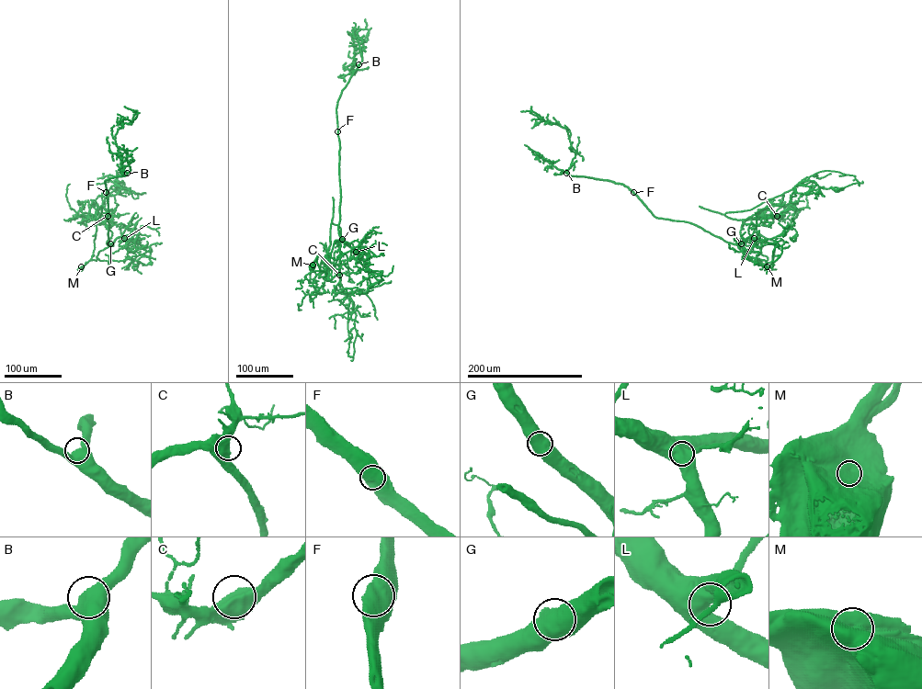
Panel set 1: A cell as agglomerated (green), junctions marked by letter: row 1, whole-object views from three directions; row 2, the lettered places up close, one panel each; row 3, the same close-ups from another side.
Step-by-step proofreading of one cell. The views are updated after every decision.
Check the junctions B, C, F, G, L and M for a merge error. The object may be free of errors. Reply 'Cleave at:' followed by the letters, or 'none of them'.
Cleave at: M

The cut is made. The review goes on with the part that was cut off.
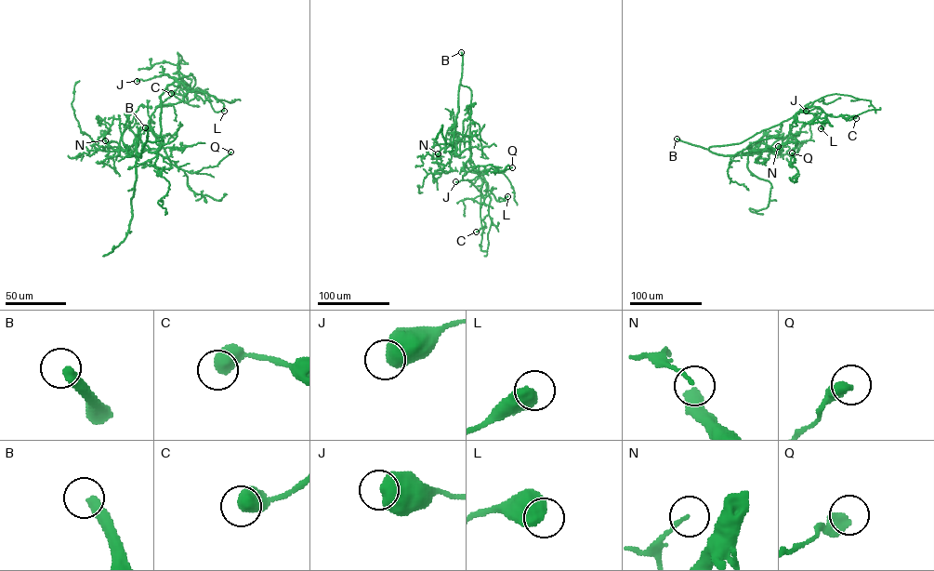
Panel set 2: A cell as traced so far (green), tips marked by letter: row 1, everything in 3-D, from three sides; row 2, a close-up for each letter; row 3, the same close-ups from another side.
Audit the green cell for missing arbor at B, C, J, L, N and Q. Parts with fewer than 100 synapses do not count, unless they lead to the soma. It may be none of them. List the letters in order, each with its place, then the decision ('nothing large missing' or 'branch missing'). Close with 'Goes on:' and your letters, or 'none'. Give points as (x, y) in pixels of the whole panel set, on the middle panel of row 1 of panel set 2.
B: (461, 52) | branch missing
C: (476, 232) | nothing large missing
J: (455, 181) | nothing large missing
L: (507, 196) | nothing large missing
N: (438, 153) | nothing large missing
Q: (512, 167) | nothing large missing
Goes on: B

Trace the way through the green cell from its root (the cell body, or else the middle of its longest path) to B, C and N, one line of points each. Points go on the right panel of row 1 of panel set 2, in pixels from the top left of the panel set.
B: (779, 153), (760, 143), (746, 153), (723, 155), (677, 139)
C: (779, 153), (773, 151), (789, 138), (799, 110), (818, 106), (831, 116), (856, 118)
N: (779, 153), (760, 143), (748, 154), (771, 152), (778, 146)

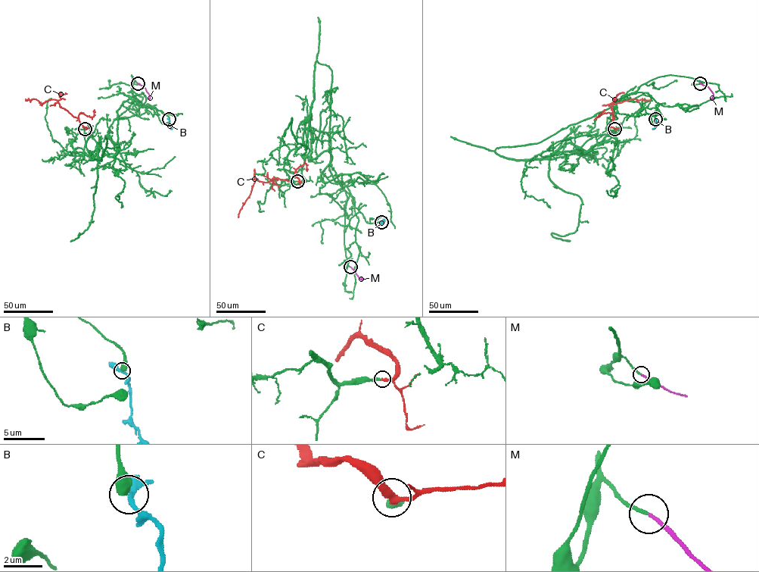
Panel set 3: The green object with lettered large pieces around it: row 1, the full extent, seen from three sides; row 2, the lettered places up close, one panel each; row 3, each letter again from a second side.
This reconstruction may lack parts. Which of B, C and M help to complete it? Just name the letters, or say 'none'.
C, M

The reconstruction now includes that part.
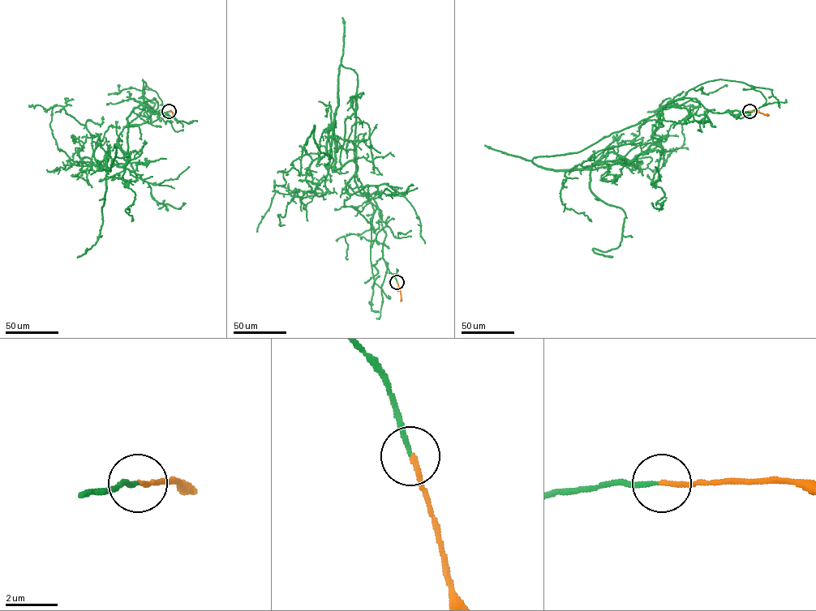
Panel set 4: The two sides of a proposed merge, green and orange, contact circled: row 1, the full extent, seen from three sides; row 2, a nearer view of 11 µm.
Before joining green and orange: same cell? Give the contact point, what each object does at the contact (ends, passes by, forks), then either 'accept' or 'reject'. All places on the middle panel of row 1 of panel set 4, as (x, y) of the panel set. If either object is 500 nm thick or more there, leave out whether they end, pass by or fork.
place (397, 282); green ends; orange ends; accept

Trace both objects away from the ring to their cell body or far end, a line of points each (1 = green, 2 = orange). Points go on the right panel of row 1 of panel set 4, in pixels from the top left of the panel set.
1: (749, 111), (675, 100), (637, 168), (608, 152), (591, 169), (653, 149), (661, 105), (699, 104)
2: (749, 111), (769, 115)

